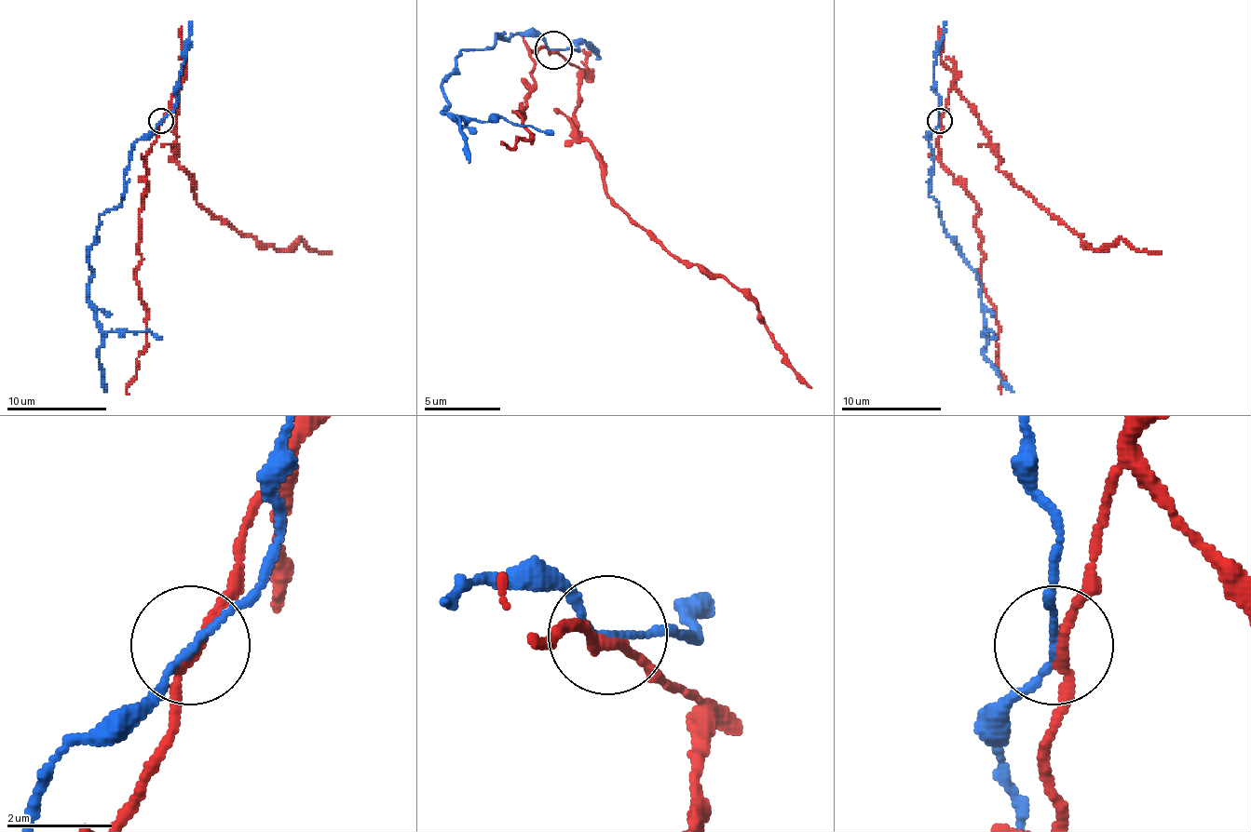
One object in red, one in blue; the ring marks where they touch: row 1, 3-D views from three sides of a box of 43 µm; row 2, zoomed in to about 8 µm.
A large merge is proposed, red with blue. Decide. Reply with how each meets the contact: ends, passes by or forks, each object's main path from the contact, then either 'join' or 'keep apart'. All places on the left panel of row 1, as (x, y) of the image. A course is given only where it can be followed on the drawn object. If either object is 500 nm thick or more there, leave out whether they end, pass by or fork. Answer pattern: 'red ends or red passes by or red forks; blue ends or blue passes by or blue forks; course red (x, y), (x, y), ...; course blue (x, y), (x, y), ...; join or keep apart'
red passes by; blue passes by; course red (161, 122), (176, 89), (176, 164), (201, 207), (238, 234), (277, 248), (299, 239), (311, 251), (332, 254); course blue (161, 122), (136, 141), (124, 194), (101, 214), (88, 251), (87, 301), (103, 342), (99, 356), (106, 391); keep apart

